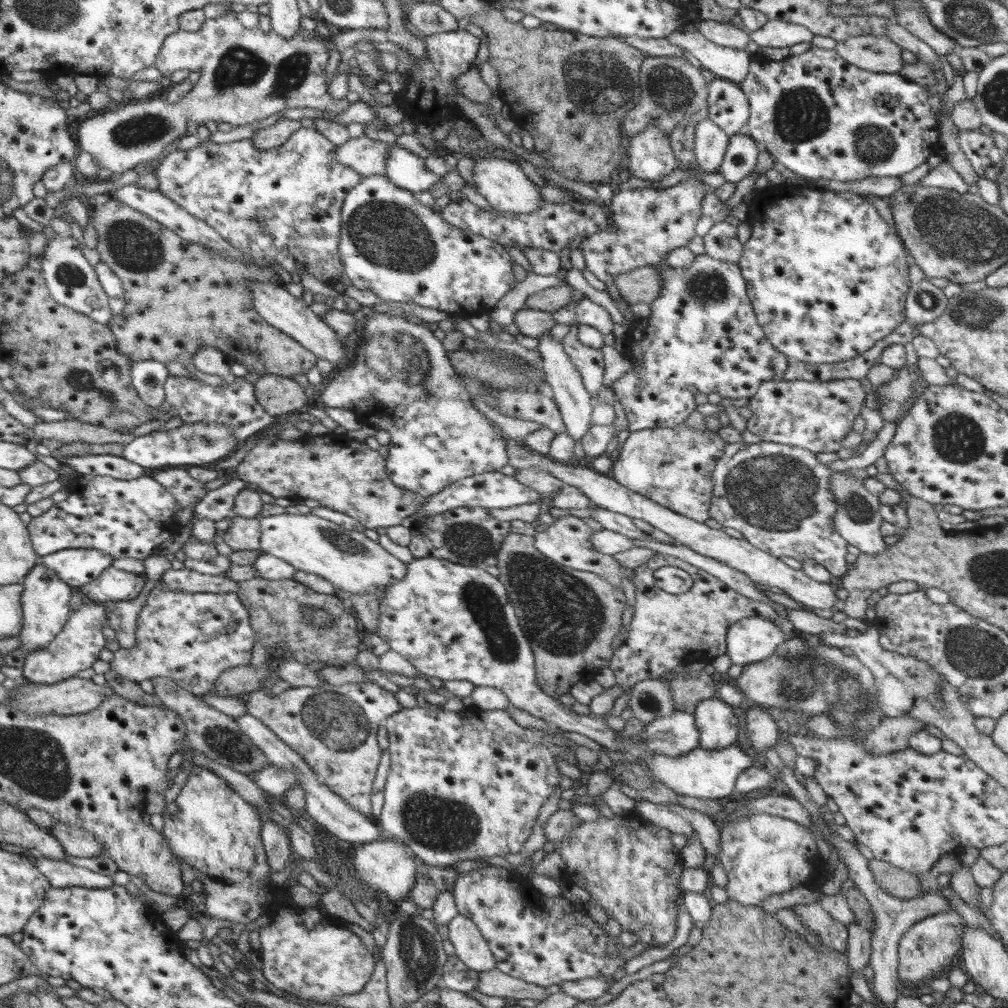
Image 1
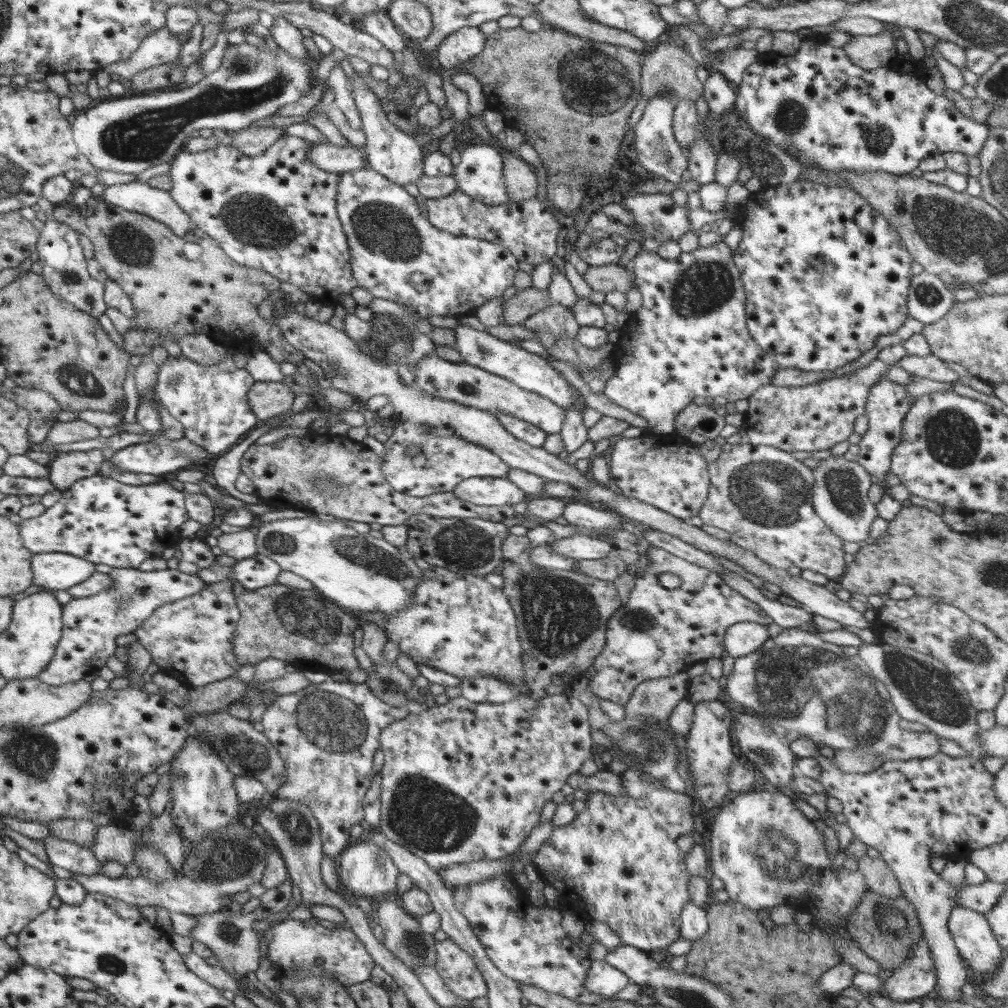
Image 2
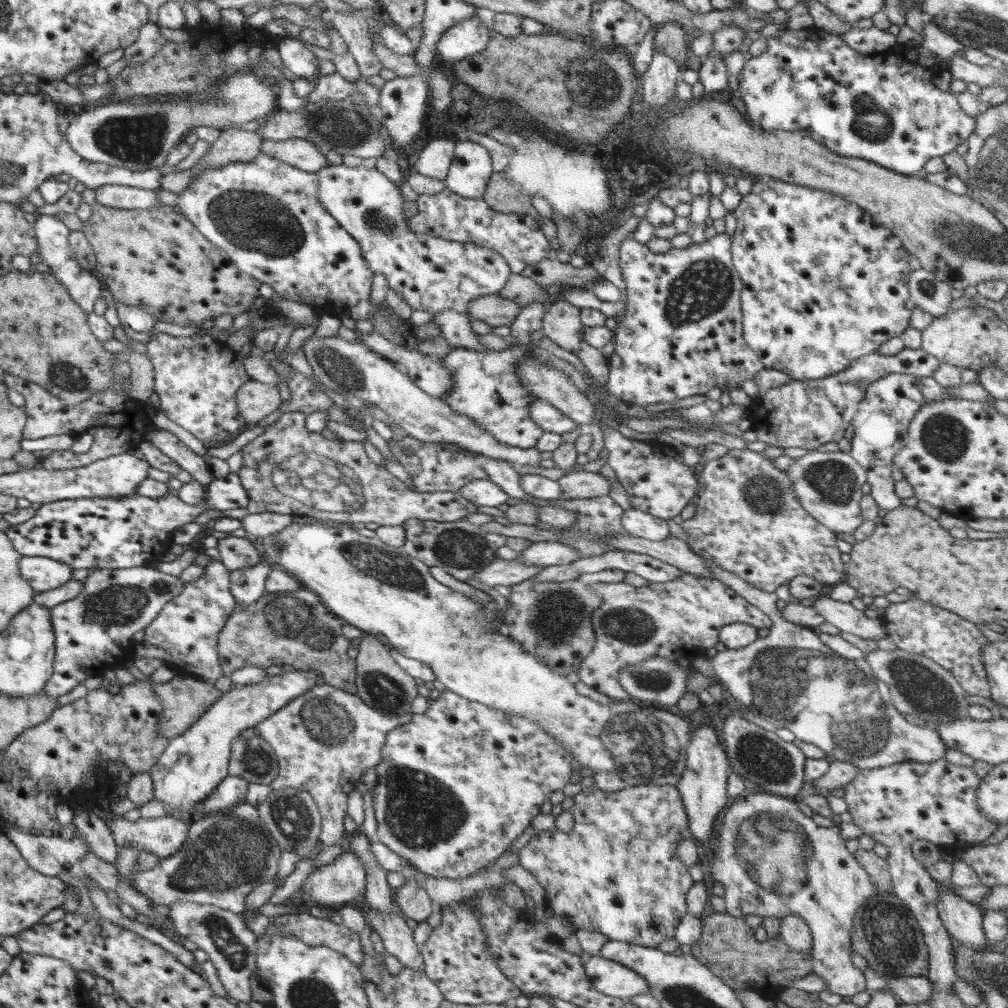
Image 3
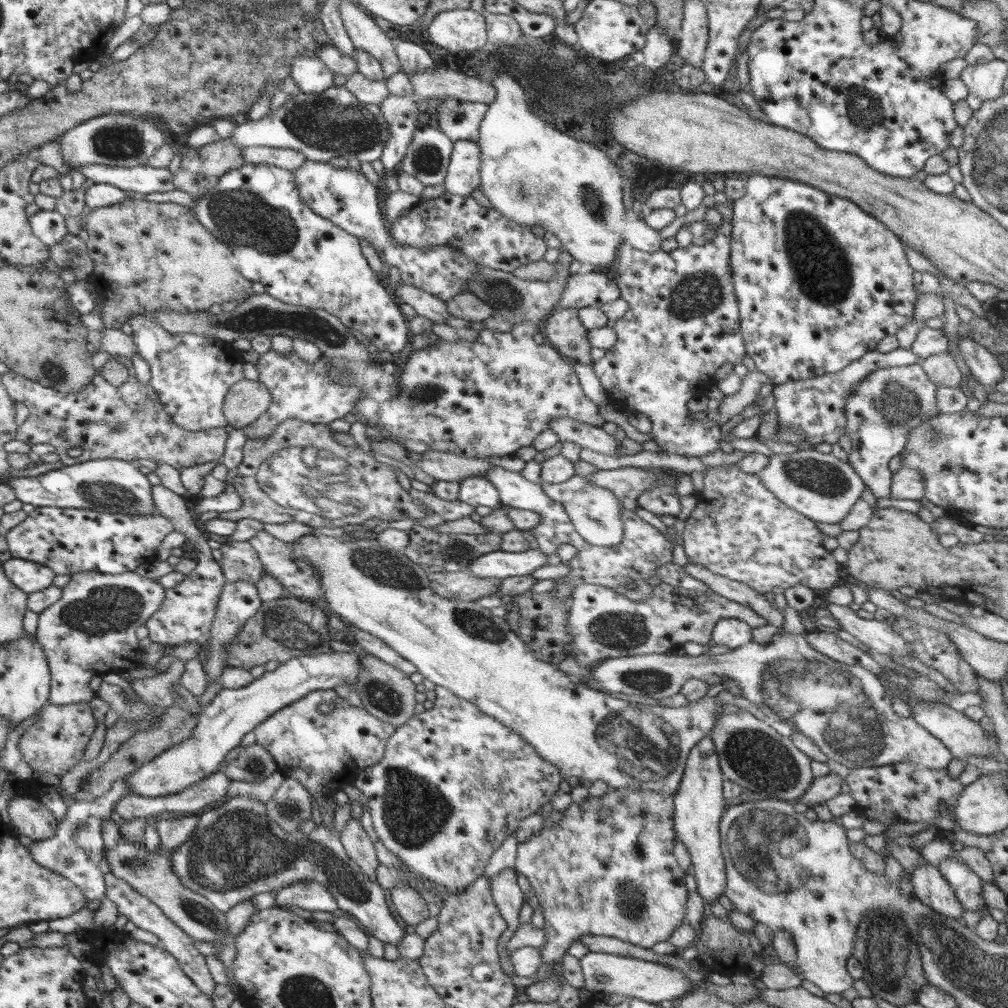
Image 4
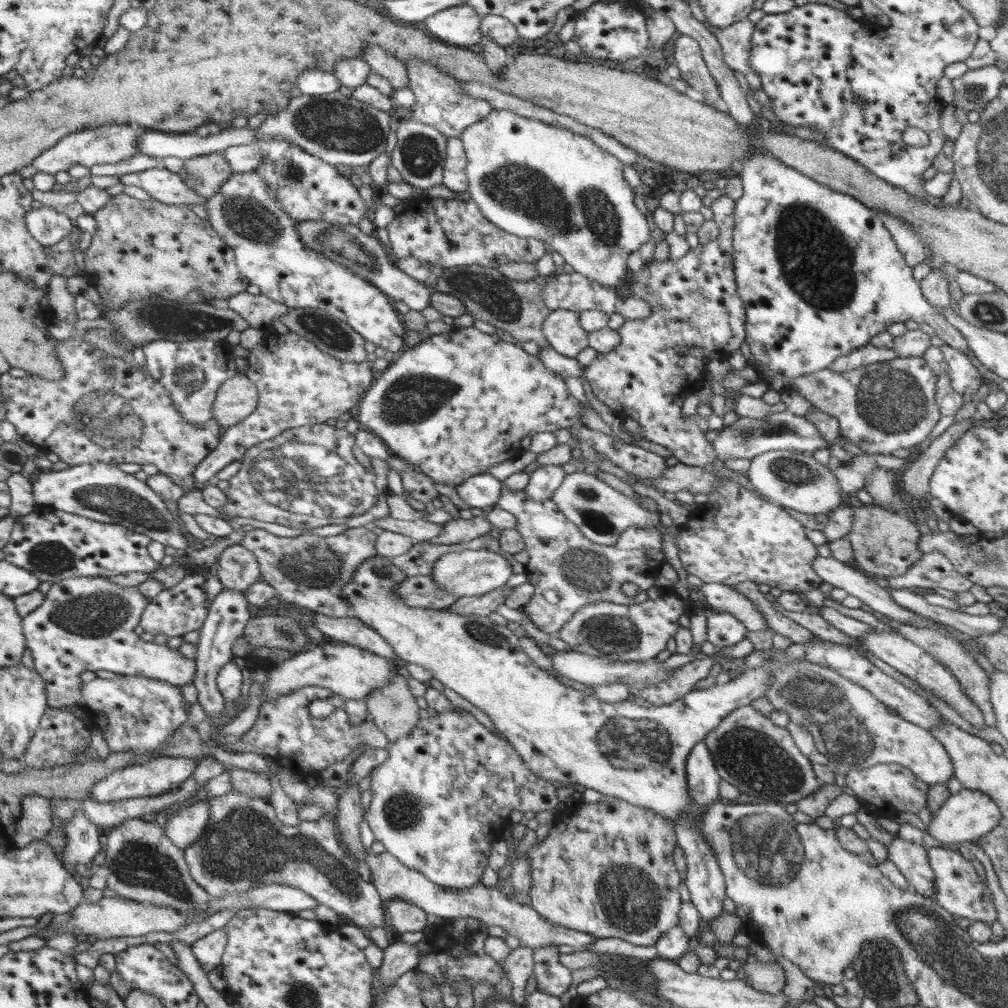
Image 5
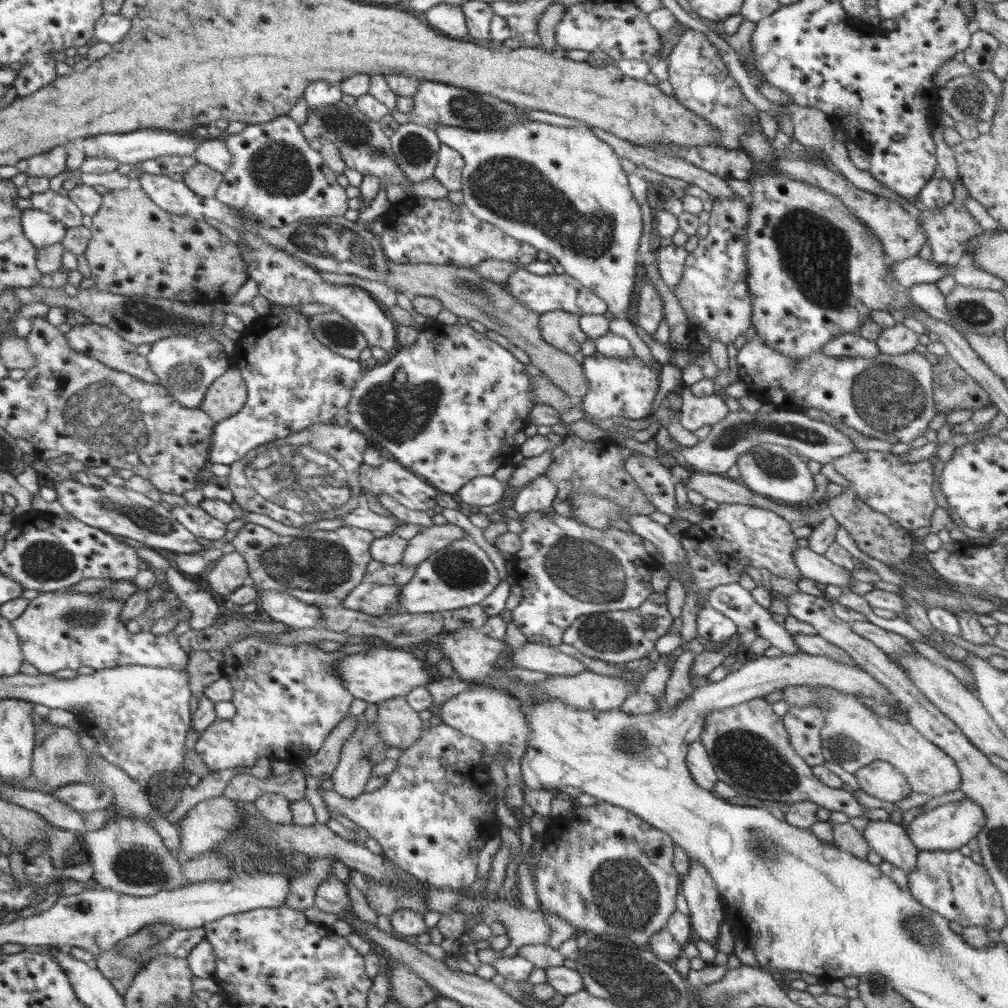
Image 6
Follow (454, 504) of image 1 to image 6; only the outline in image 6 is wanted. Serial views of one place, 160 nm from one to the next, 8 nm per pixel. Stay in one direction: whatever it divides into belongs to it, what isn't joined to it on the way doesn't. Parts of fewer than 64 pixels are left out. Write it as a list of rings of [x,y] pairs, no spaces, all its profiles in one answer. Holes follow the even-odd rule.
[[[475,476],[456,493],[458,501],[471,505],[474,509],[492,506],[504,496],[505,483],[493,476]]]

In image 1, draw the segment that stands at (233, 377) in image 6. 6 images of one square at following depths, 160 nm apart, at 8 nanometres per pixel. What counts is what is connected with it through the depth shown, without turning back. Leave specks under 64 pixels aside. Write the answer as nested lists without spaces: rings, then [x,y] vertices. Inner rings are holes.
[[[262,375],[253,387],[256,400],[272,416],[280,416],[286,412],[301,412],[309,406],[309,397],[291,377]]]

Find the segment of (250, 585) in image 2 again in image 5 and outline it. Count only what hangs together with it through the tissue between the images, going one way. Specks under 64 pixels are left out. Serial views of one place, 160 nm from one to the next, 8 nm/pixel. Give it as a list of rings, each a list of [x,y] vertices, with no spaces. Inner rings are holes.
[[[223,588],[209,604],[205,621],[202,628],[198,630],[200,636],[197,643],[197,655],[194,658],[196,672],[193,676],[193,684],[198,690],[197,701],[203,706],[208,721],[214,720],[225,710],[226,700],[217,687],[218,671],[234,658],[232,645],[244,633],[246,623],[251,618],[248,606],[249,602],[243,592]]]

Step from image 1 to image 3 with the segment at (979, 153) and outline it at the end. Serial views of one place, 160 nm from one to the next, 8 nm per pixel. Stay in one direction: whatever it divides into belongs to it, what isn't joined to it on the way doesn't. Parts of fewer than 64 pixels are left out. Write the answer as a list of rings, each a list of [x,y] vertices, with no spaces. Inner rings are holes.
[[[924,20],[924,24],[924,30],[920,34],[923,37],[921,46],[918,46],[918,48],[898,46],[888,54],[882,55],[862,55],[860,52],[850,48],[845,40],[842,40],[842,33],[830,33],[814,25],[803,30],[790,29],[786,30],[785,34],[764,37],[766,39],[766,52],[746,61],[741,71],[740,95],[746,105],[746,118],[752,125],[758,125],[768,132],[777,130],[790,132],[810,131],[810,136],[815,141],[823,144],[826,148],[829,148],[830,152],[839,156],[866,160],[867,162],[878,164],[878,166],[882,166],[882,168],[886,168],[887,170],[897,172],[900,175],[917,176],[918,172],[924,168],[928,160],[937,157],[941,158],[944,154],[955,152],[958,144],[965,142],[974,133],[976,126],[976,119],[968,116],[968,114],[960,109],[958,100],[954,94],[942,92],[932,84],[934,72],[938,72],[938,70],[932,70],[932,68],[936,65],[941,66],[942,61],[949,61],[954,56],[962,56],[964,45],[958,41],[958,35],[950,33],[948,29],[944,29],[932,21]]]

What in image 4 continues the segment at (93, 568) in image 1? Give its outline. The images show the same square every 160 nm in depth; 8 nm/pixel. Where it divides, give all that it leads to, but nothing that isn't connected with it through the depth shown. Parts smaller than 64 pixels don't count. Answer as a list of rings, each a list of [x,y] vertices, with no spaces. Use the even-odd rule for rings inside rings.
[[[10,558],[2,564],[2,572],[10,584],[14,584],[25,593],[35,593],[46,590],[54,582],[55,574],[50,568],[26,562],[18,558]]]

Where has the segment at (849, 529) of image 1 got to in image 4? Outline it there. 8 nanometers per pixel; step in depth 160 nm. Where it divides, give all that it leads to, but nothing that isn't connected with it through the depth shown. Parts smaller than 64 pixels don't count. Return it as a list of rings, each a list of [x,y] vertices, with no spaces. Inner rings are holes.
[[[815,448],[798,450],[793,454],[774,454],[769,457],[770,461],[757,475],[761,483],[772,492],[780,501],[803,516],[810,518],[814,523],[820,522],[830,525],[842,523],[842,519],[852,511],[854,504],[858,501],[862,492],[864,492],[864,481],[856,474],[849,461],[842,461],[834,457],[831,453],[818,452]]]

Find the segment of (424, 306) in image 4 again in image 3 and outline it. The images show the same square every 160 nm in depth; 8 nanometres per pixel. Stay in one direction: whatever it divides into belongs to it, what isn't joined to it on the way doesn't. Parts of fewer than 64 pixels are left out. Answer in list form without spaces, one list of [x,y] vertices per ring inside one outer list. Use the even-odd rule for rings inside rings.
[[[443,310],[434,314],[434,323],[441,330],[441,335],[451,346],[460,348],[469,348],[476,352],[487,350],[486,347],[478,341],[478,333],[470,325],[472,318],[466,313],[460,314],[452,310]]]

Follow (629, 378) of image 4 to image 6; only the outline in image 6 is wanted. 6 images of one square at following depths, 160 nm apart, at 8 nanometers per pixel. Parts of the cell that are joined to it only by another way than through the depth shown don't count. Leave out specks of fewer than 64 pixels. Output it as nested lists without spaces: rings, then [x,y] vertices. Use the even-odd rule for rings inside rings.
[[[713,199],[712,210],[707,220],[710,231],[703,239],[698,239],[698,247],[689,252],[686,257],[684,270],[680,282],[673,288],[678,303],[690,318],[696,318],[696,328],[705,330],[708,338],[720,340],[724,344],[733,343],[740,334],[745,334],[751,325],[752,296],[747,285],[747,260],[745,244],[747,235],[749,208],[740,199]],[[595,352],[593,355],[585,356],[581,365],[589,381],[588,392],[583,396],[580,403],[580,409],[584,412],[584,419],[586,421],[590,422],[592,419],[601,421],[606,418],[612,418],[613,416],[624,416],[624,418],[636,420],[647,418],[651,414],[654,396],[660,390],[660,374],[650,369],[642,359],[636,355],[621,359],[620,357],[609,357]]]

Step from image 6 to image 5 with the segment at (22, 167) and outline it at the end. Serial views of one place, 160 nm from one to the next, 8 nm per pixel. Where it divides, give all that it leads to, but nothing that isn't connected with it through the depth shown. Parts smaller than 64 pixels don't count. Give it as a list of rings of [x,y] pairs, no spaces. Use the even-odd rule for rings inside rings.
[[[107,124],[96,128],[87,128],[63,136],[50,150],[42,152],[34,159],[32,166],[38,172],[56,175],[60,171],[68,171],[74,165],[92,168],[98,164],[116,164],[130,159],[138,151],[138,139],[142,127],[132,124]]]

